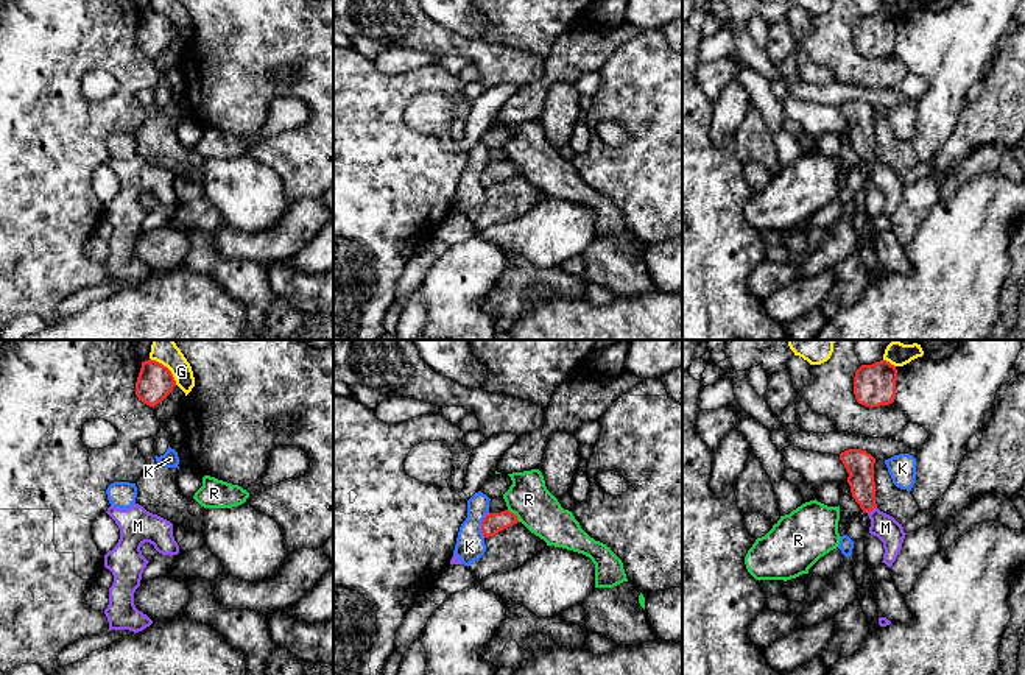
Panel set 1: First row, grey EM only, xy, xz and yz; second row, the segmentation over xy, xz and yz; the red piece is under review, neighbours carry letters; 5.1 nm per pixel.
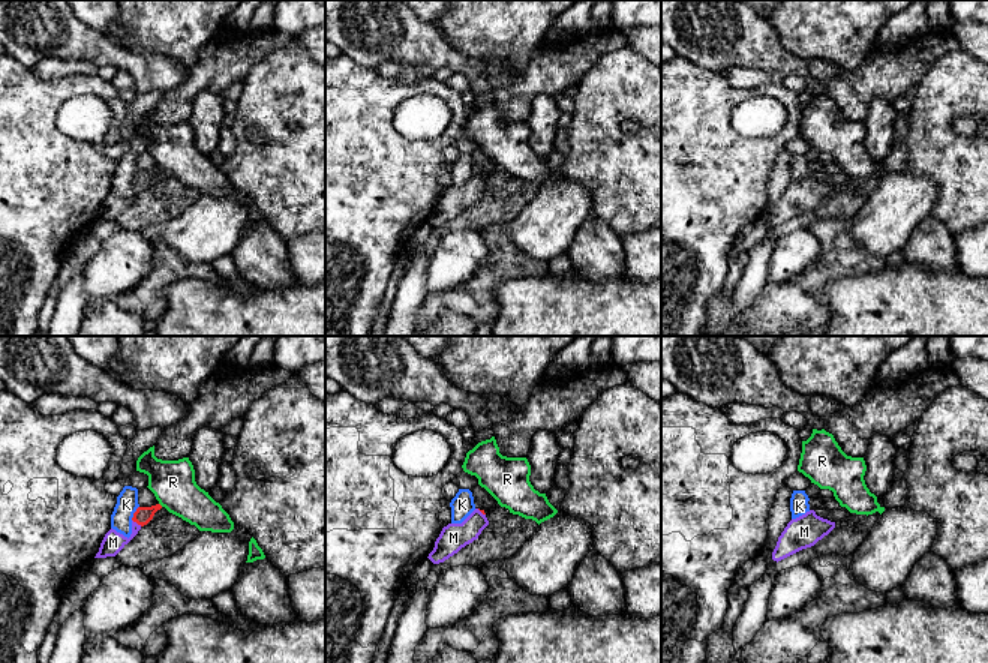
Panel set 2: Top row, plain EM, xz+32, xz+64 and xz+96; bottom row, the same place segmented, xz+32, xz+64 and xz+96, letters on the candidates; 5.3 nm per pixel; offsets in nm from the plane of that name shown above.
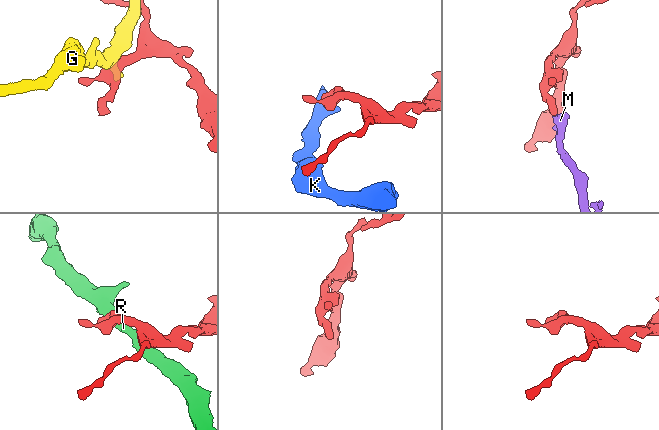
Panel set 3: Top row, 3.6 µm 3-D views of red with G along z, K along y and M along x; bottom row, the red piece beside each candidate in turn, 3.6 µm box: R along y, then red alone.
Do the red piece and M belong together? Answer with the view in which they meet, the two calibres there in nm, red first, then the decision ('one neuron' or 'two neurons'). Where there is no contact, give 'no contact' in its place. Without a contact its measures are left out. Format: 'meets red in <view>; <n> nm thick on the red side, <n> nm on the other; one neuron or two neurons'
meets red in yz; 140 nm thick on the red side, 140 nm on the other; one neuron

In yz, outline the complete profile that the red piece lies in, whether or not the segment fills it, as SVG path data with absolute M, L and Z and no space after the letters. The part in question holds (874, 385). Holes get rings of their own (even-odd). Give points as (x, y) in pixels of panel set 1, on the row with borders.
M886 360L861 365L855 371L854 394L865 407L889 405L896 398L897 369Z

